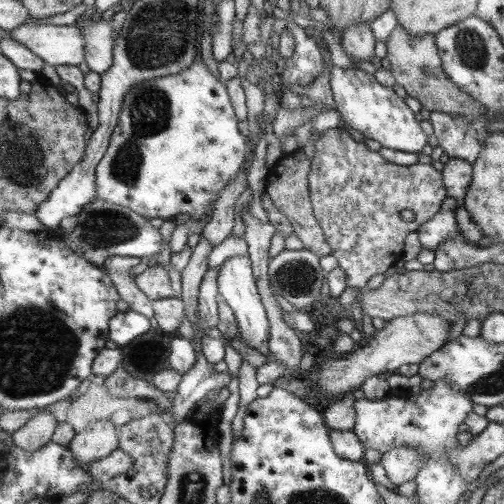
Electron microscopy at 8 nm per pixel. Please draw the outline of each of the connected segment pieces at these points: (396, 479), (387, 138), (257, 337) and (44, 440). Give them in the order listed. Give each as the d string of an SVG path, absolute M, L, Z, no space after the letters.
M399 446L385 452L380 464L386 471L388 480L393 485L400 486L404 482L414 480L424 459L425 456L419 454L413 448Z
M333 66L330 85L338 112L354 130L362 132L365 138L372 138L379 142L380 146L390 148L390 150L411 152L412 154L422 152L428 136L422 132L420 124L416 122L416 116L404 104L404 100L398 96L398 92L394 94L394 89L382 86L374 76L354 68L354 66L348 69Z
M248 255L227 258L219 267L217 287L223 300L228 303L228 306L231 306L235 313L235 320L241 332L241 340L250 348L258 350L268 336L270 338L271 322L266 307L262 306L263 302L260 302L258 280L254 280L254 276L252 276L252 267L251 258Z
M44 409L33 411L32 418L12 433L13 443L30 453L40 450L51 442L51 436L59 422Z

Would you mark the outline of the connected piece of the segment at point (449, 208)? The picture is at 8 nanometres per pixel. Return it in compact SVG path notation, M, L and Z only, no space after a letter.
M448 196L439 212L430 221L420 226L417 233L422 247L435 250L443 240L463 240L463 233L459 230L456 220L456 208L458 208L458 201Z

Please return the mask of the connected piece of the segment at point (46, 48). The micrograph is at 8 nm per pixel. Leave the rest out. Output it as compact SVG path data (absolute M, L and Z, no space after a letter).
M26 19L18 28L4 32L16 43L22 44L45 64L51 66L80 66L87 60L87 38L82 27L75 25L52 25Z

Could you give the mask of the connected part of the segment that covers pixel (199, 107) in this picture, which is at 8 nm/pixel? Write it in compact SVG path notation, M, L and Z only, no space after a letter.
M198 58L179 74L138 82L126 92L118 125L96 169L96 198L125 206L148 220L188 218L198 221L205 217L206 210L211 217L218 193L240 172L247 150L246 138L238 132L238 118L226 94L226 86L208 72L202 61Z

